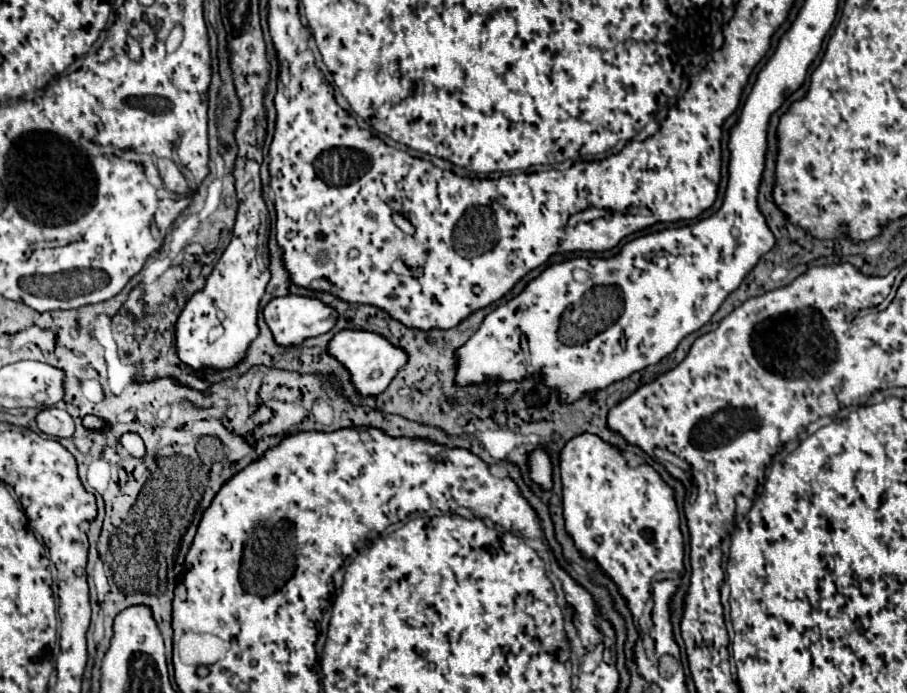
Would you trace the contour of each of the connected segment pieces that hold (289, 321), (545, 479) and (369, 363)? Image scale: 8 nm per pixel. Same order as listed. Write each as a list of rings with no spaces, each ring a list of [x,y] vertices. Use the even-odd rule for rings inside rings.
[[[287,294],[287,296],[279,296],[279,298],[273,298],[265,310],[265,320],[275,336],[275,340],[281,344],[281,346],[293,346],[293,344],[301,344],[305,338],[311,338],[311,336],[319,336],[319,334],[325,334],[329,332],[335,322],[337,322],[337,310],[327,306],[325,302],[317,300],[317,298],[311,298],[311,296],[297,296],[297,294]]]
[[[545,450],[531,452],[529,472],[531,472],[533,482],[541,484],[545,490],[551,490],[551,460]]]
[[[341,330],[335,334],[335,338],[329,344],[331,356],[335,356],[339,362],[347,366],[347,370],[353,374],[353,384],[359,394],[363,396],[377,396],[381,394],[389,382],[395,378],[395,374],[407,364],[409,356],[403,348],[395,346],[389,338],[367,332],[367,330]]]

